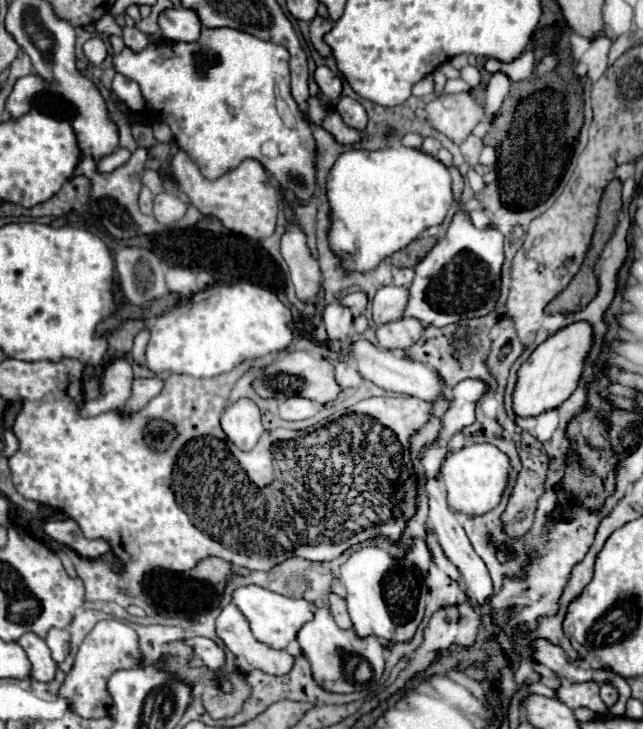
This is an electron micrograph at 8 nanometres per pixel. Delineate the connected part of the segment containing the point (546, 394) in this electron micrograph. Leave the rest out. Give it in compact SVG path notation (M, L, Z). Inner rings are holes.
M576 321L552 337L548 337L544 343L536 347L536 351L522 363L518 369L518 381L514 389L514 413L520 417L534 417L542 411L556 409L560 403L564 403L578 387L586 357L594 345L592 325L588 321Z

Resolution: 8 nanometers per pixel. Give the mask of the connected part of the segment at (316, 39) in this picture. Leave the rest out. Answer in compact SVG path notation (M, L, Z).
M314 17L312 23L310 23L310 41L312 41L314 49L322 57L328 57L330 55L330 47L324 43L324 35L330 29L332 29L332 23L330 23L330 19L324 19L324 17Z

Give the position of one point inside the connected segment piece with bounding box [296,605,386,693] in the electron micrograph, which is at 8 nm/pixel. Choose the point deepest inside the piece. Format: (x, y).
(334, 654)

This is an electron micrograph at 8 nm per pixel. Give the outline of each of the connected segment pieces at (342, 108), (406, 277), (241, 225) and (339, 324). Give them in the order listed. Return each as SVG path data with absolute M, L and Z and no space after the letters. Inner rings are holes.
M342 97L338 101L338 111L348 127L354 127L354 129L366 127L366 111L358 101L354 101L350 97Z
M396 269L394 273L394 285L410 287L414 281L414 269Z
M178 151L168 163L168 175L178 183L178 189L186 193L196 209L204 215L212 215L222 221L222 225L234 233L250 239L266 239L274 233L278 215L278 193L270 185L268 173L258 161L246 159L234 171L222 175L216 181L208 181L200 175L198 167L188 159L184 151Z
M340 301L328 303L322 311L322 321L324 327L328 331L328 337L338 339L338 341L346 341L352 337L352 313L348 307L344 307Z

